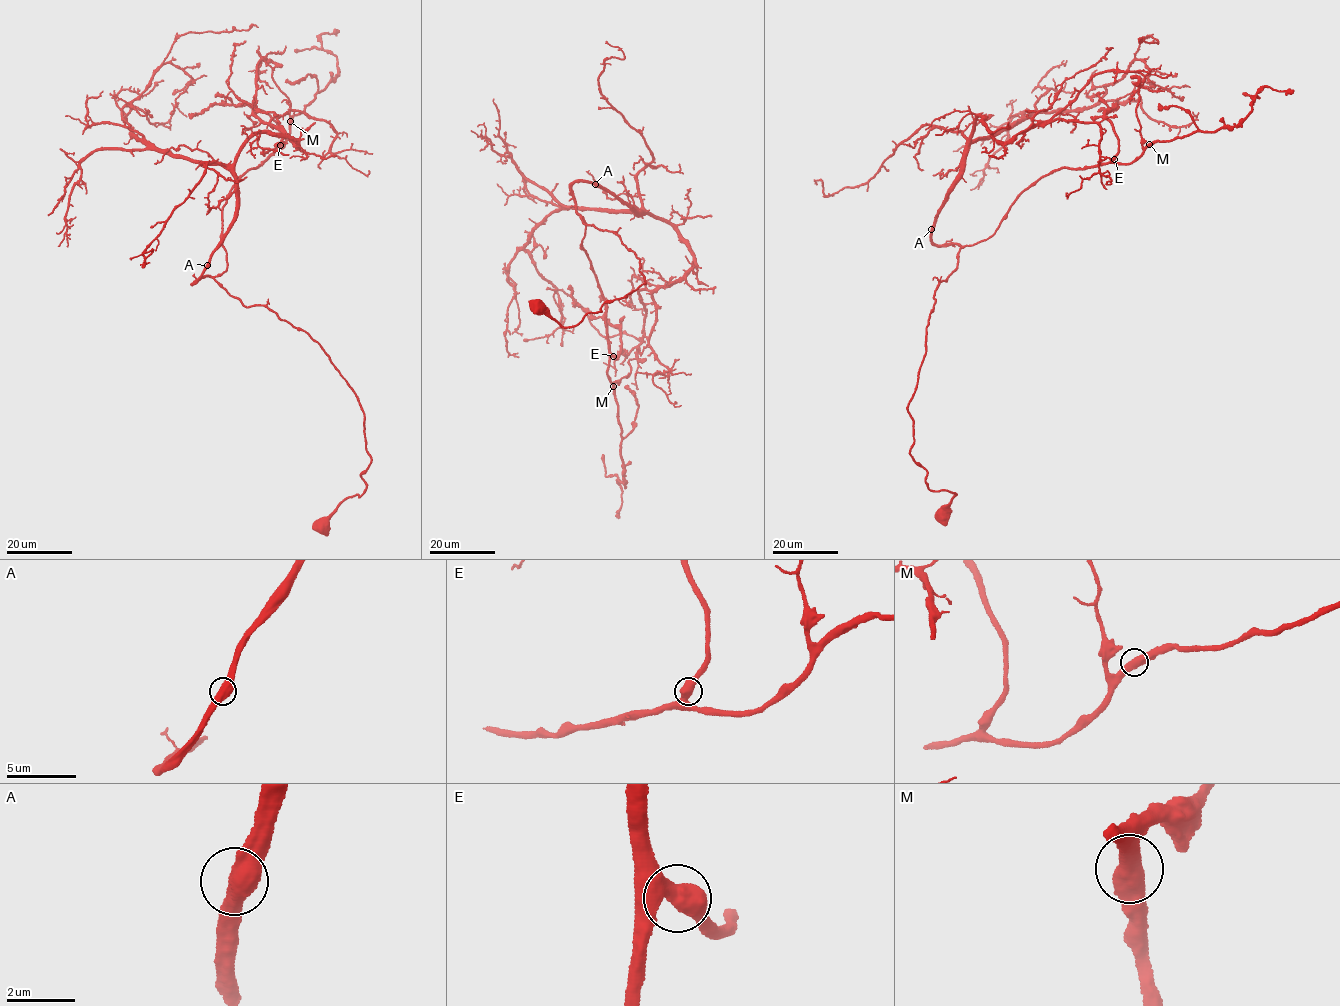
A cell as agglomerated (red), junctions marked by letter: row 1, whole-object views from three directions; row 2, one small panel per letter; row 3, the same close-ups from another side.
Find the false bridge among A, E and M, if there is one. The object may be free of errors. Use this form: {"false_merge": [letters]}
{"false_merge": []}

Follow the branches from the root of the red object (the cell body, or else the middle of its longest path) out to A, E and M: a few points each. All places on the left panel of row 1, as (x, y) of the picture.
A: (323, 524), (367, 487), (356, 393), (307, 333), (211, 276), (193, 283), (207, 265)
E: (323, 524), (367, 487), (364, 412), (317, 342), (214, 278), (227, 269), (231, 190), (279, 144)
M: (323, 524), (367, 487), (364, 412), (317, 342), (214, 278), (227, 269), (231, 190), (285, 146), (290, 121)

